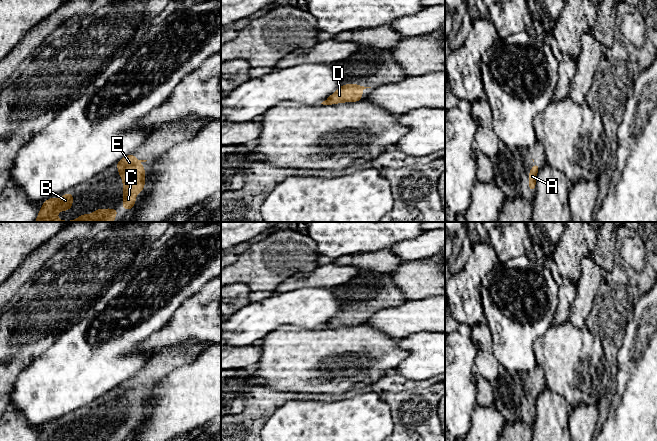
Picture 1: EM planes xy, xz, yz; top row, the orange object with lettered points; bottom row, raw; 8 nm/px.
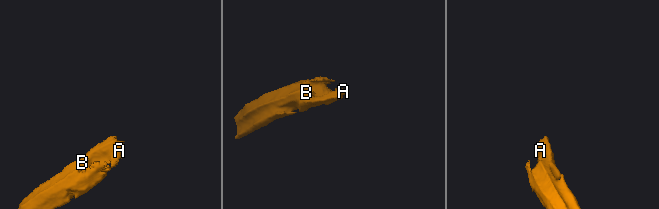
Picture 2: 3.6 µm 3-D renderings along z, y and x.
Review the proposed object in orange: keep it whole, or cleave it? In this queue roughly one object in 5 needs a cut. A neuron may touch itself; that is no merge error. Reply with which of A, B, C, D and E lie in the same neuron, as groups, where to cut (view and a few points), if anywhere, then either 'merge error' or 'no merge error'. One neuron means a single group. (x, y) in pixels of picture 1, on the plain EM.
A B C D E; no cut; no merge error

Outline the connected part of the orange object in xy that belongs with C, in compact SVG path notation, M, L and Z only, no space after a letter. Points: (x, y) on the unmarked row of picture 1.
M130 378L115 387L119 399L123 402L123 433L125 435L132 434L136 428L134 421L144 414L146 394L139 387L146 385L138 384L134 378Z

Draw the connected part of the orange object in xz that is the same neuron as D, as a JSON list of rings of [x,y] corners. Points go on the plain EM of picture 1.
[[[350,307],[348,309],[342,309],[336,314],[330,321],[328,321],[321,328],[332,329],[341,326],[357,326],[363,323],[361,317],[364,313],[371,311],[364,311]]]

